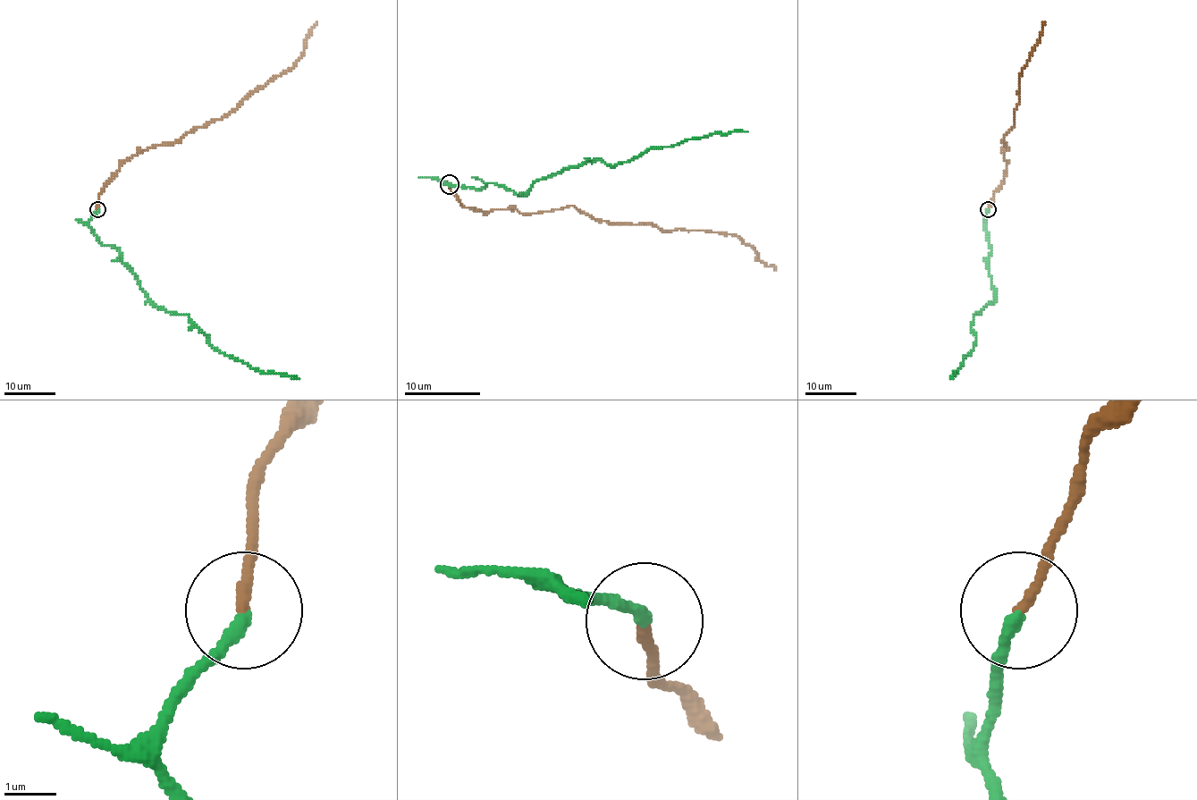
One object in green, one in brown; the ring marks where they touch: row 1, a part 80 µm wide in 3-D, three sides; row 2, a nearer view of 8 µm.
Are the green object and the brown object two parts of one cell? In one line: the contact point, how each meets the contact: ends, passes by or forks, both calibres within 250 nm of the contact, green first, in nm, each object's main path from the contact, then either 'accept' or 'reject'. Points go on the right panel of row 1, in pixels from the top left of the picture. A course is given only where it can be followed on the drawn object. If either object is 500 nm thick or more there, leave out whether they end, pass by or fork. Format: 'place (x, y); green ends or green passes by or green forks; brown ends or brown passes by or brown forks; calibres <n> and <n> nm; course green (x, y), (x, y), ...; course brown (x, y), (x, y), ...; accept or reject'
place (988, 209); green ends; brown ends; calibres 240 and 190 nm; course green (988, 210), (984, 222), (990, 249), (987, 267), (994, 298), (973, 316), (971, 330), (975, 343), (952, 379); course brown (988, 210), (1002, 183), (1007, 146), (1002, 140), (1014, 126), (1021, 70), (1032, 56), (1046, 21); accept

